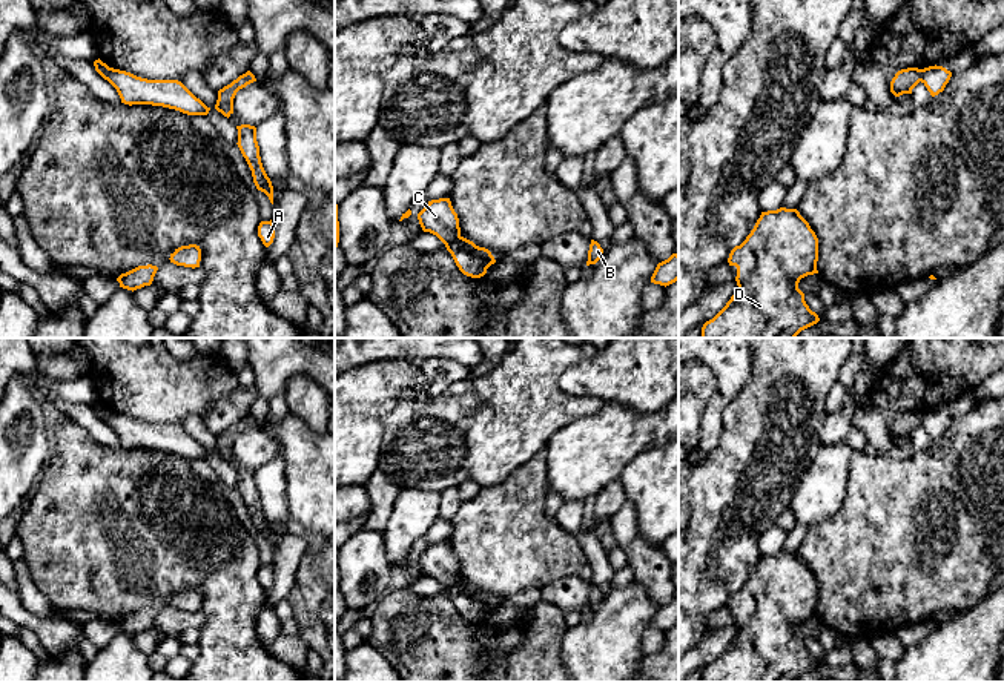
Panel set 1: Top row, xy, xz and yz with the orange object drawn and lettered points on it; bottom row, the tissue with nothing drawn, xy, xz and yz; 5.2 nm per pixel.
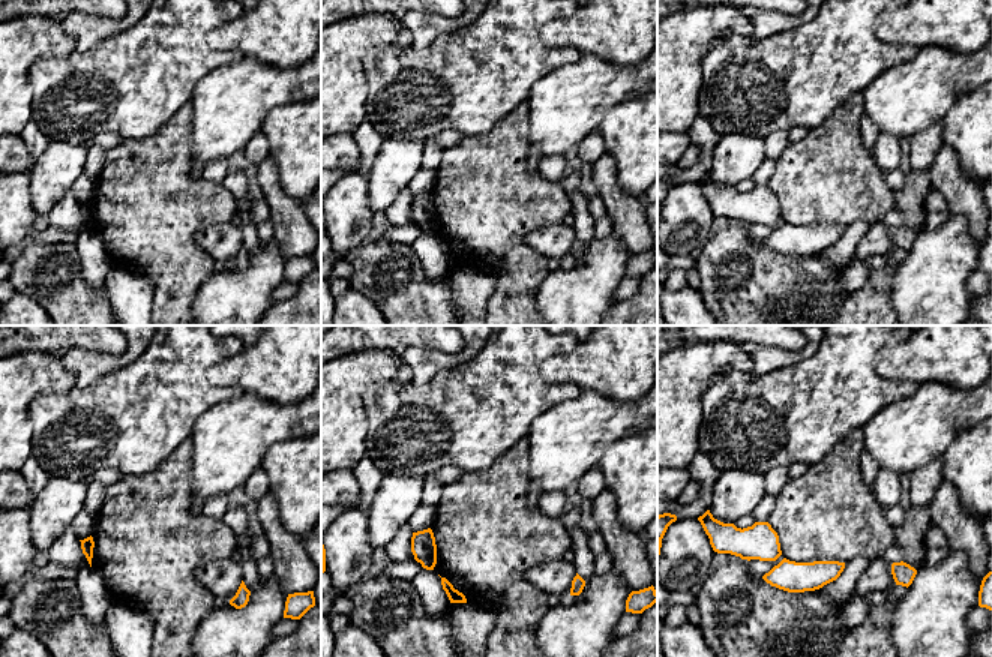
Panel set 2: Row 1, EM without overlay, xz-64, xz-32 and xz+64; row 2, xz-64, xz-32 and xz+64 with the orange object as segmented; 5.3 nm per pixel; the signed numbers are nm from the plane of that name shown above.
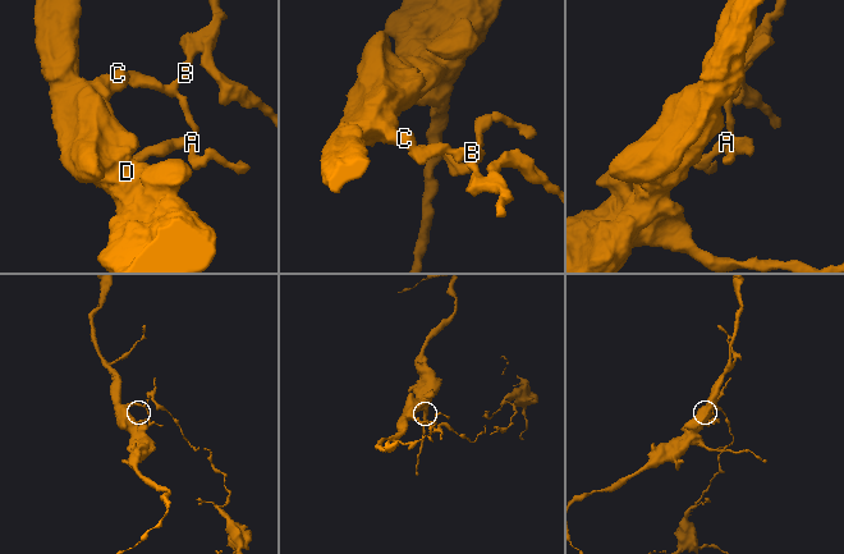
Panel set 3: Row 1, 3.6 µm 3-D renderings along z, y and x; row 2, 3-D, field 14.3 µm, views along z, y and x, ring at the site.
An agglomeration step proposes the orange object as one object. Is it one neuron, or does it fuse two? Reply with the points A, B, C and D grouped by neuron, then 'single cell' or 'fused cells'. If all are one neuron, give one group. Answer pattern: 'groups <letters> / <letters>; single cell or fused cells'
groups A B / C D; fused cells

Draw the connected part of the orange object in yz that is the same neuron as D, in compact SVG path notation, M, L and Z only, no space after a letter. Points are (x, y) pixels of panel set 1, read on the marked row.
M780 207L761 212L746 240L735 246L728 258L737 267L737 286L726 306L702 327L702 338L795 338L801 330L817 324L818 315L809 309L798 289L801 278L818 273L818 238L797 209Z

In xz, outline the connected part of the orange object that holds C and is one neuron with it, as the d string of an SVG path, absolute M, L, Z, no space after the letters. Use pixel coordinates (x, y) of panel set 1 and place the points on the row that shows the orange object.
M450 198L428 201L418 220L424 232L436 235L445 246L461 237L459 218Z

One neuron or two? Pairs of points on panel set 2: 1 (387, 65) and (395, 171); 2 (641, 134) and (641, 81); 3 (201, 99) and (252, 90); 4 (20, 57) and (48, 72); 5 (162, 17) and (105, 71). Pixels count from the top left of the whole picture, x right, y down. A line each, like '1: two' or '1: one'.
1: two
2: two
3: one
4: two
5: one

